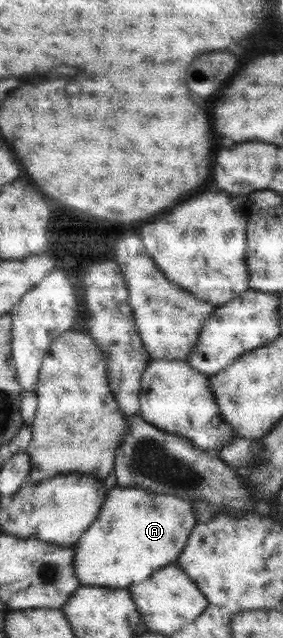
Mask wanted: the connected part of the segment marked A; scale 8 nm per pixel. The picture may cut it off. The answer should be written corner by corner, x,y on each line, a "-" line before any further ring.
115,485
105,492
96,520
75,541
73,549
72,573
79,585
97,585
109,588
126,588
140,583
157,570
177,560
195,524
192,504
177,497
153,493
149,486
137,487

